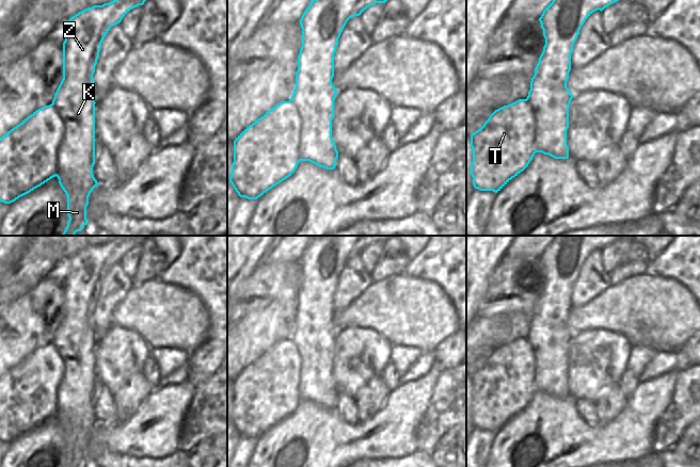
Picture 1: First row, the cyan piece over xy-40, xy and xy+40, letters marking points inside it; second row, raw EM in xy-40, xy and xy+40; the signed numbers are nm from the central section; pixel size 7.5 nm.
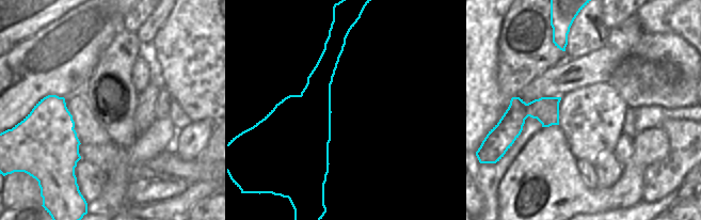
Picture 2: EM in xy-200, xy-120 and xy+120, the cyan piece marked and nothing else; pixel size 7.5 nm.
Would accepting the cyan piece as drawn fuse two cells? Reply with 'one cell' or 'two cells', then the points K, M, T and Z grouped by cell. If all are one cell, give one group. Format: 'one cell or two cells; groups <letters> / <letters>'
two cells; groups K M Z / T

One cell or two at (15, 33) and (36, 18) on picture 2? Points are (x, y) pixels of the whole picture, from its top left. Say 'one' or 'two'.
one

